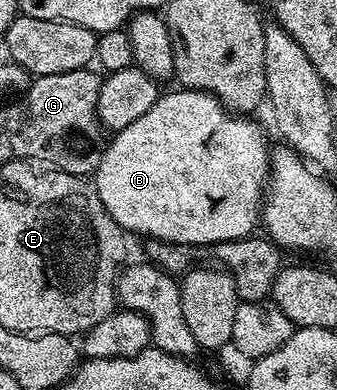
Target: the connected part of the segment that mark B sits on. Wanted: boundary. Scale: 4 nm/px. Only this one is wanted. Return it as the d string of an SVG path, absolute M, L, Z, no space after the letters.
M182 87L176 88L176 90L176 93L164 92L157 99L157 103L153 103L153 107L149 107L149 111L145 111L145 115L141 115L141 119L133 119L133 123L129 123L129 127L118 130L112 136L115 137L112 141L110 138L109 144L104 148L103 157L99 160L99 165L93 174L95 191L98 193L105 211L109 211L113 220L128 234L140 233L141 236L147 237L146 239L200 247L220 245L223 241L242 241L243 238L252 236L256 232L261 221L261 206L265 201L265 186L269 176L267 137L263 134L262 127L257 122L251 121L255 119L248 119L246 116L225 111L221 102L212 93L201 89Z

